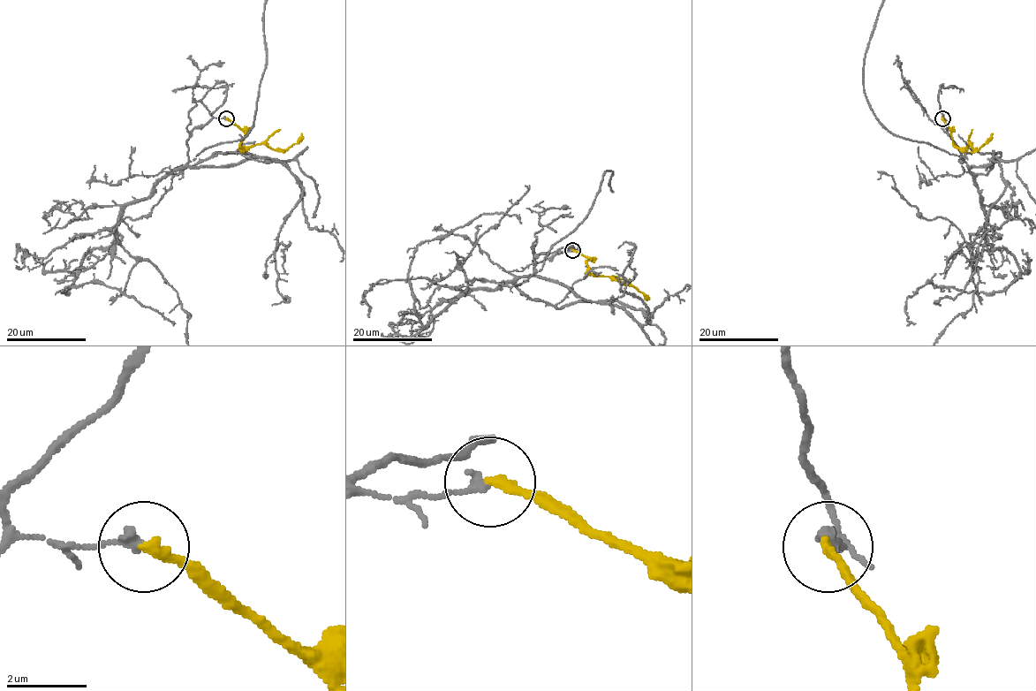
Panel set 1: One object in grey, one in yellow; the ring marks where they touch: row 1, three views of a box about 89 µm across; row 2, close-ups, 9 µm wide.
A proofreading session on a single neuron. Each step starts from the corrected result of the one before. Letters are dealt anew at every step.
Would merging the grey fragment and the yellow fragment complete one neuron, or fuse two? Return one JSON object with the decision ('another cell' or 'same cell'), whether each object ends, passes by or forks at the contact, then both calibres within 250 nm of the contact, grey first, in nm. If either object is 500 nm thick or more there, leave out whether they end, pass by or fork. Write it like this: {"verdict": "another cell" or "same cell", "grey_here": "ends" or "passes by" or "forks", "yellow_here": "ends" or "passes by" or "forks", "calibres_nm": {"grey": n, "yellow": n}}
{"verdict": "another cell", "grey_here": "ends", "yellow_here": "ends", "calibres_nm": {"grey": 240, "yellow": 240}}

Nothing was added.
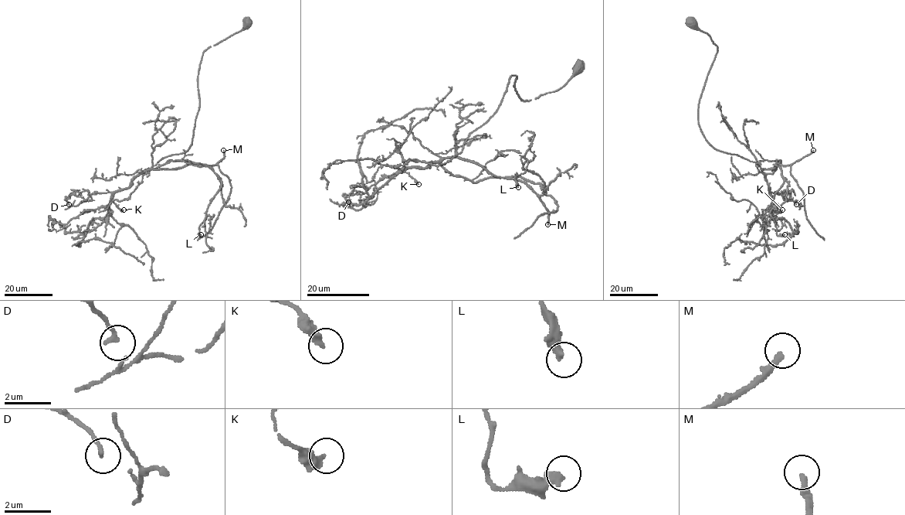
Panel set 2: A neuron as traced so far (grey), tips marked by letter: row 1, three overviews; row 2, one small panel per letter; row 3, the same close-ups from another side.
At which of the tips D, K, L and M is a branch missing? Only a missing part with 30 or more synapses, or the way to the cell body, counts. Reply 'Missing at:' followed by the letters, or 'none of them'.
Missing at: M

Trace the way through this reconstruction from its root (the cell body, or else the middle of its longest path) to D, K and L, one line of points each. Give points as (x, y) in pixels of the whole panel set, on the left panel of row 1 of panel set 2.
D: (248, 22), (203, 53), (189, 148), (143, 171), (127, 188), (85, 199), (72, 193), (65, 199), (69, 204)
K: (248, 22), (203, 52), (191, 144), (117, 190), (112, 201), (123, 209)
L: (248, 22), (203, 52), (191, 144), (152, 167), (201, 163), (220, 180), (201, 234)

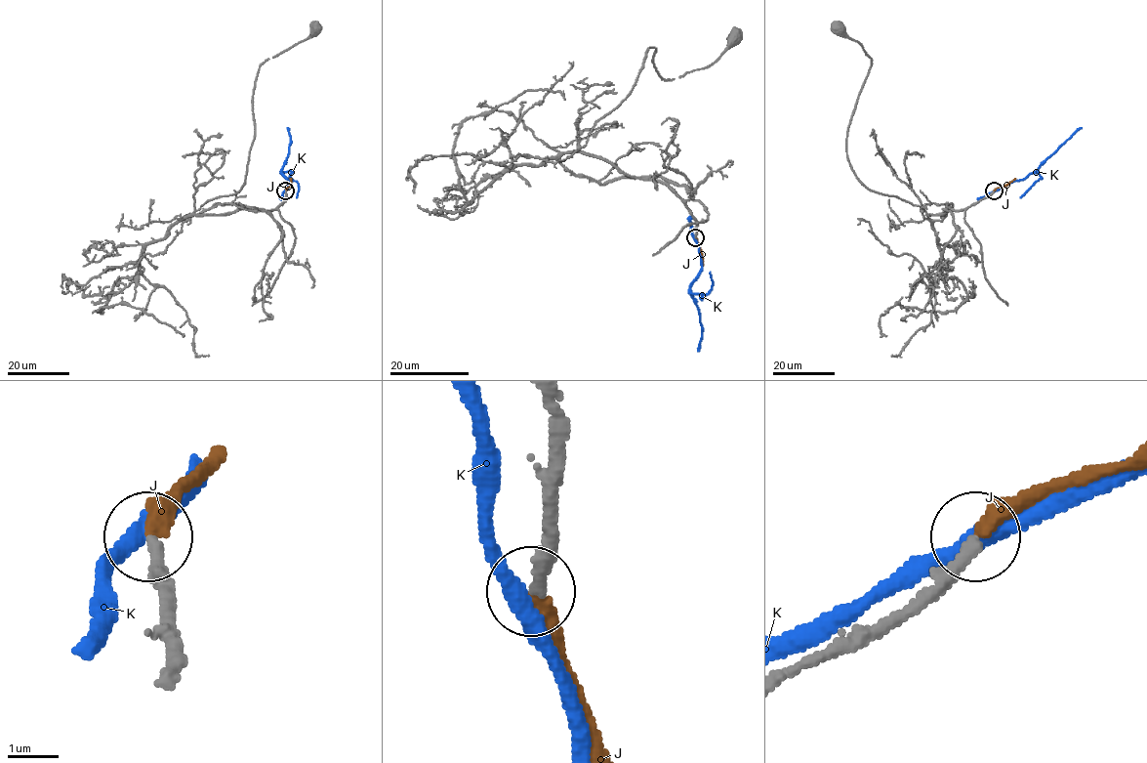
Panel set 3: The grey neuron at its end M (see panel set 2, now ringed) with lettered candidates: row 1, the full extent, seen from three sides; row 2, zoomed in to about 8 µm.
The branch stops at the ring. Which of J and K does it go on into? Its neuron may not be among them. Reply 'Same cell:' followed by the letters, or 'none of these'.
Same cell: J

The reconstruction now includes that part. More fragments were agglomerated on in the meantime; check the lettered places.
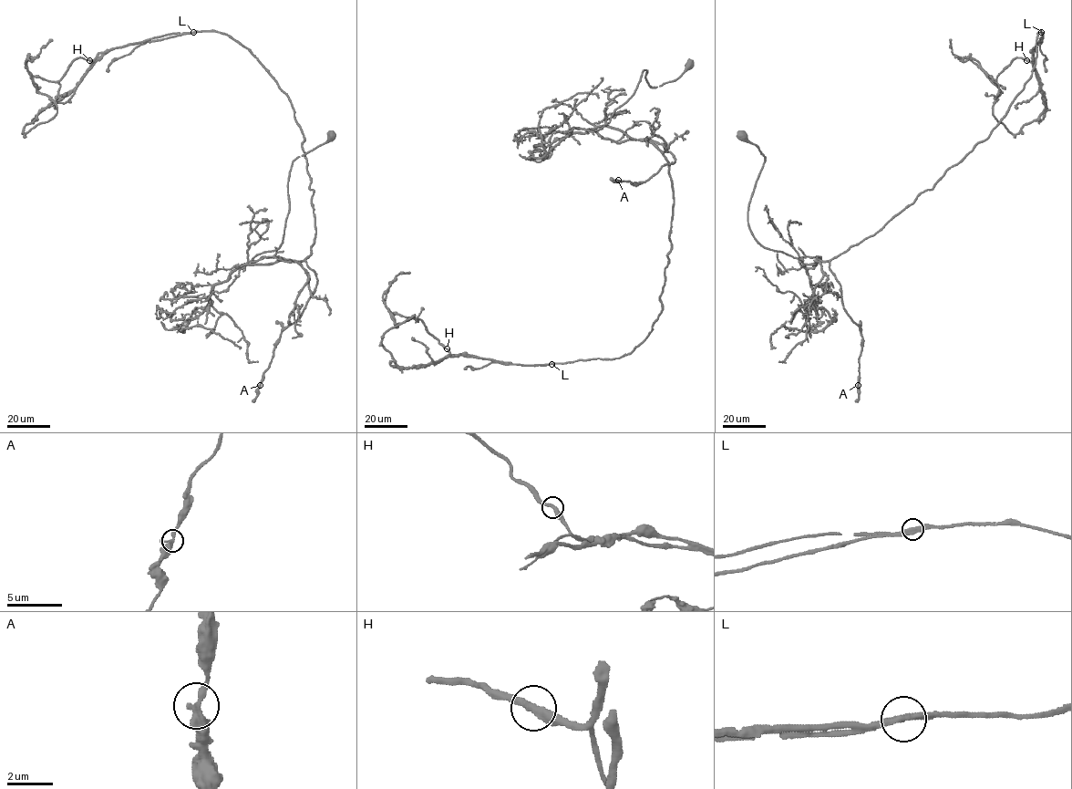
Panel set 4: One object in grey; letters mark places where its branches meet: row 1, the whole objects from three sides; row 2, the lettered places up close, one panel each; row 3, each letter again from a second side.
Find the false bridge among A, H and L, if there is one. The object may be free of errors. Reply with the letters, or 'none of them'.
L

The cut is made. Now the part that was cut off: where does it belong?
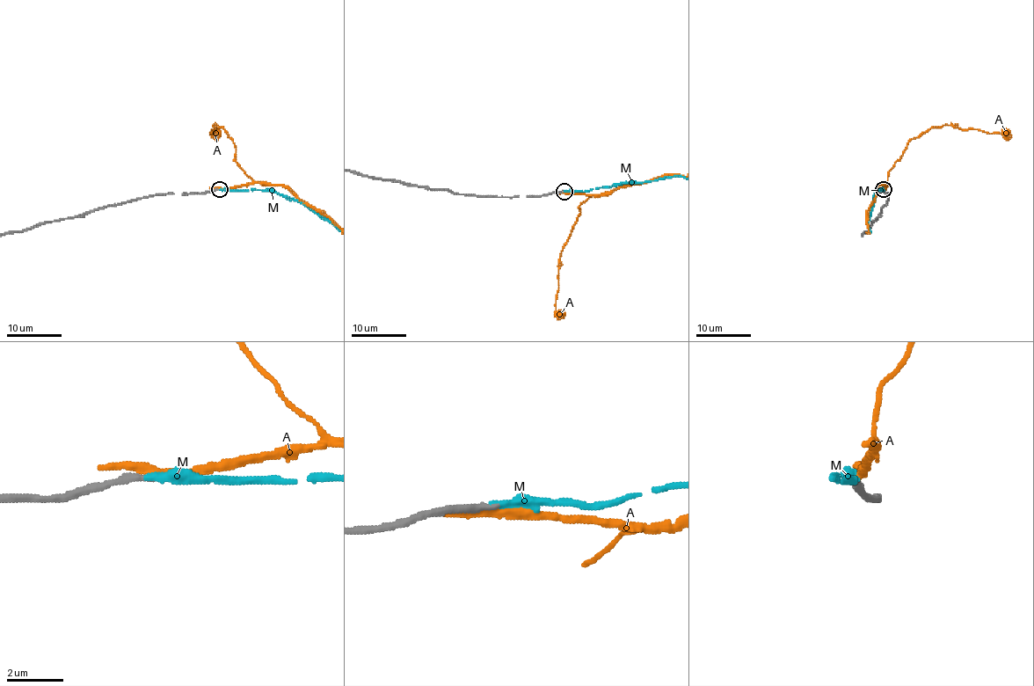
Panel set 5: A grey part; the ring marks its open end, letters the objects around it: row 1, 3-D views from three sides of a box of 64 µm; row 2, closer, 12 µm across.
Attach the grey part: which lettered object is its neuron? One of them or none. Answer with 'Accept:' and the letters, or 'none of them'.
Accept: M

